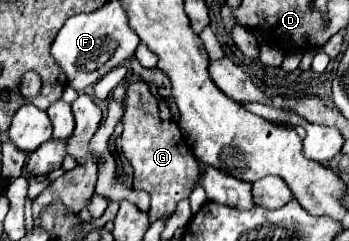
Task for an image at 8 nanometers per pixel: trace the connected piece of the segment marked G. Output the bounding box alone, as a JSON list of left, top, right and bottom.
[119,81,199,223]

